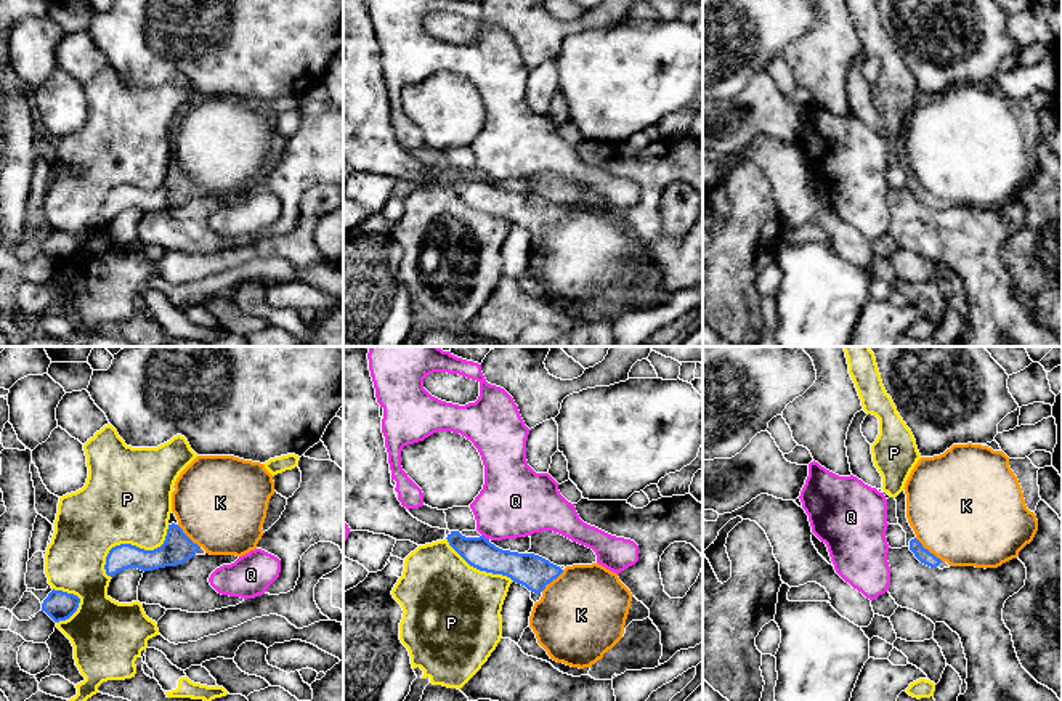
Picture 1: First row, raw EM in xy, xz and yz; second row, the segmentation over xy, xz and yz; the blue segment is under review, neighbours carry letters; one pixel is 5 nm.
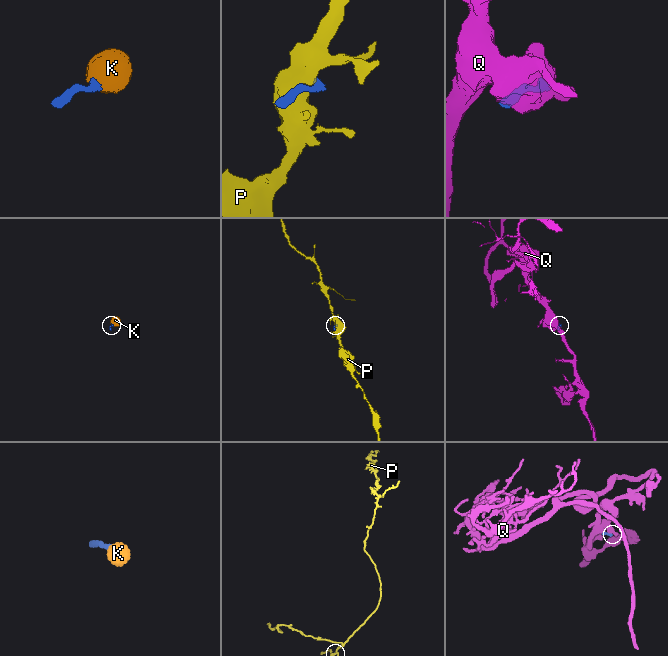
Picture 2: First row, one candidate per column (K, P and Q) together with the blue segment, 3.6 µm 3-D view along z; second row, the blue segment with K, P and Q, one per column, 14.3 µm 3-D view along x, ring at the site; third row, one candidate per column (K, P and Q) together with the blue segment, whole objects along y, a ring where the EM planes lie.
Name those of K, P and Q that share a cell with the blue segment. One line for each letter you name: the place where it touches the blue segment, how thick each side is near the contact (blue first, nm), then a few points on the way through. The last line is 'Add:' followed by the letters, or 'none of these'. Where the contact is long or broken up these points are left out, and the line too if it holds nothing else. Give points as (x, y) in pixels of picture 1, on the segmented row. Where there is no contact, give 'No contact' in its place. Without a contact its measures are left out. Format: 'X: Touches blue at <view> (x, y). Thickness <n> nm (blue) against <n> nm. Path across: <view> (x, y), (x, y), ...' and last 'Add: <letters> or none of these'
K: Touches blue at yz (928, 551). Thickness 70 nm (blue) against 500 nm. Path across: yz (921, 554), (928, 551), (960, 512)
Add: K

